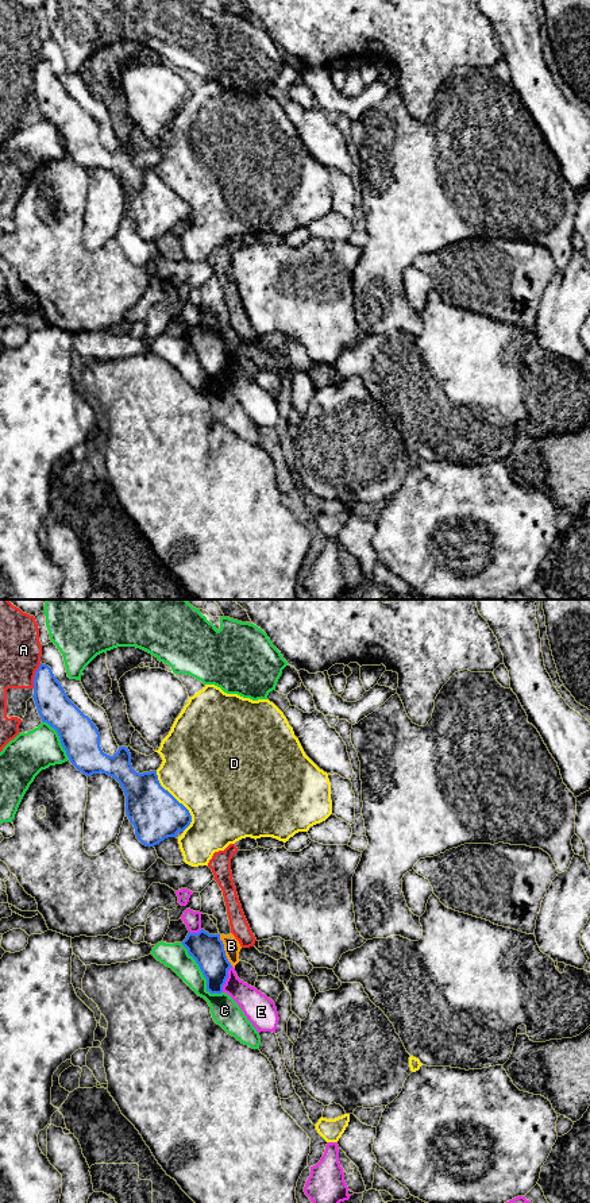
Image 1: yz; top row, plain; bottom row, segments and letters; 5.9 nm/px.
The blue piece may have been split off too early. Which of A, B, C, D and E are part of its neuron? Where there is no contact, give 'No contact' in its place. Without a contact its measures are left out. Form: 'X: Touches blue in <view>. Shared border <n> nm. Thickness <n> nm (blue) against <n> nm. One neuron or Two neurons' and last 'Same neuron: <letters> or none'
A: Touches blue in yz. Shared border 160 nm. Thickness 200 nm (blue) against 260 nm. Two neurons
B: Touches blue in yz. Shared border 200 nm. Thickness 190 nm (blue) against 100 nm. Two neurons
C: Touches blue in yz. Shared border 380 nm. Thickness 190 nm (blue) against 160 nm. Two neurons
D: Touches blue in yz. Shared border 400 nm. Thickness 300 nm (blue) against 500 nm. Two neurons
E: Touches blue in yz. Shared border 170 nm. Thickness 190 nm (blue) against 170 nm. Two neurons
Same neuron: none

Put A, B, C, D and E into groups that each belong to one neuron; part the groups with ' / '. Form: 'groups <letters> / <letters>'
groups A / B / C / D / E

